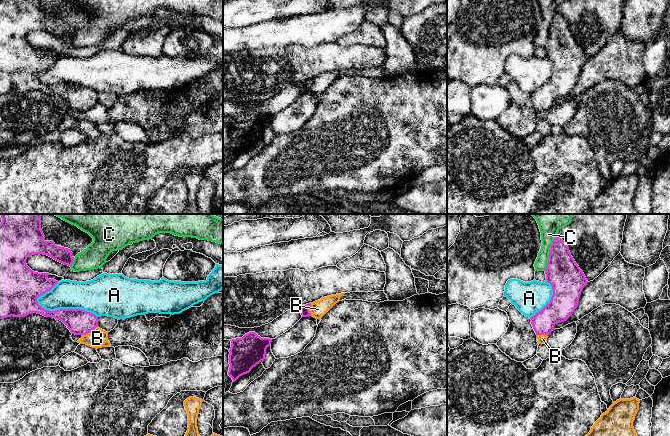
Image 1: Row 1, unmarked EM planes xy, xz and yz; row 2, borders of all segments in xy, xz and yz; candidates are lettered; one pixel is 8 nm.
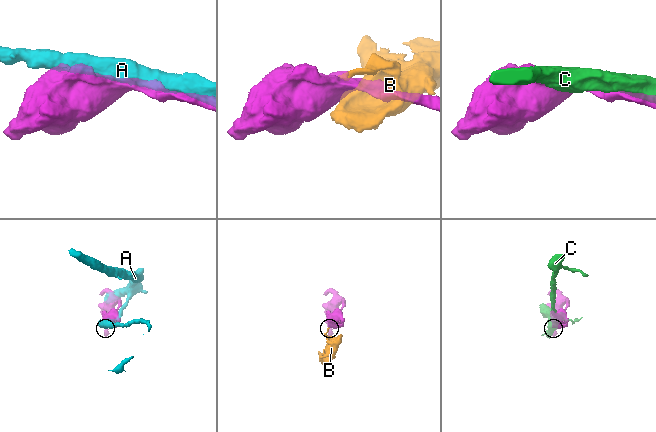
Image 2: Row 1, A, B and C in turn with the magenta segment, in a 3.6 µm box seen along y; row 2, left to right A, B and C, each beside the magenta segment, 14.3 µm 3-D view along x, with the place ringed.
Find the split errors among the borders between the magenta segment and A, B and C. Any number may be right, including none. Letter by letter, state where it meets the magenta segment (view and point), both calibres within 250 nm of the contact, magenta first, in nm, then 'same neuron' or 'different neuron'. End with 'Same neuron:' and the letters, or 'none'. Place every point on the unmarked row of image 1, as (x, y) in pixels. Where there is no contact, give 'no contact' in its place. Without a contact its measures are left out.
A: xy (65, 85) | 200/260 nm | different neuron
B: xy (89, 108) | 200/160 nm | different neuron
C: yz (549, 29) | 280/130 nm | different neuron
Same neuron: none

